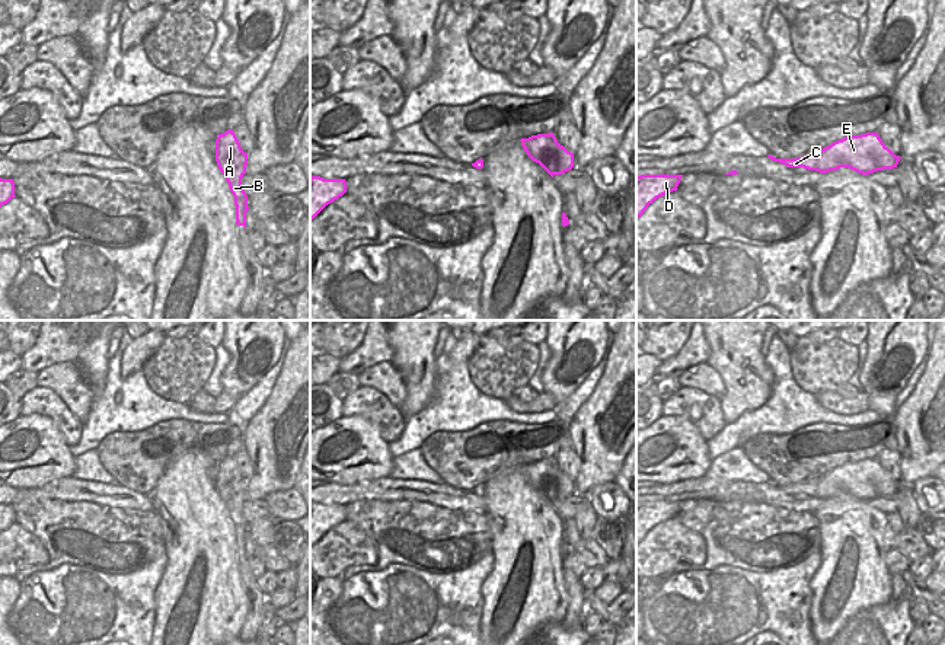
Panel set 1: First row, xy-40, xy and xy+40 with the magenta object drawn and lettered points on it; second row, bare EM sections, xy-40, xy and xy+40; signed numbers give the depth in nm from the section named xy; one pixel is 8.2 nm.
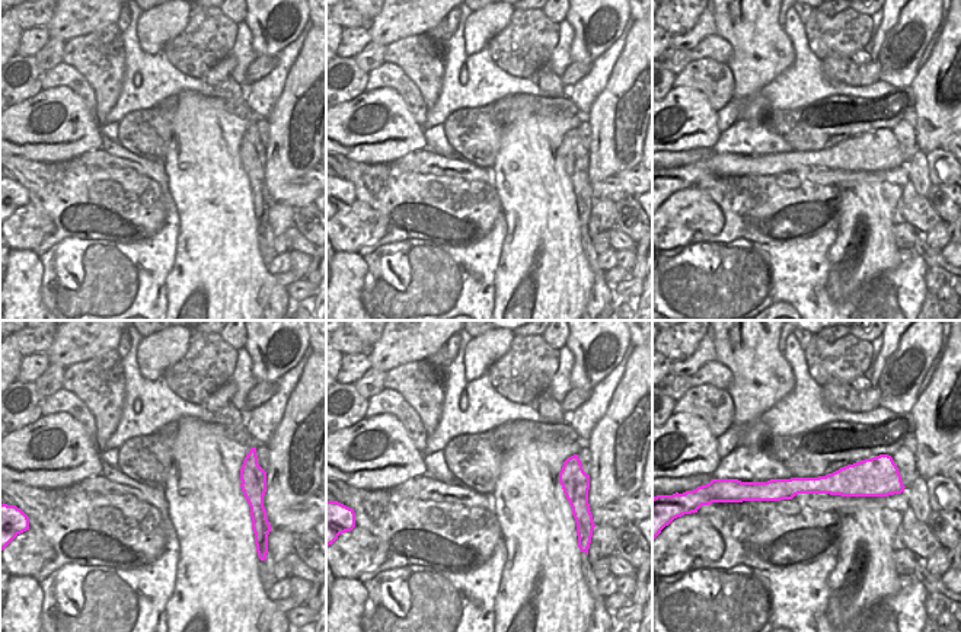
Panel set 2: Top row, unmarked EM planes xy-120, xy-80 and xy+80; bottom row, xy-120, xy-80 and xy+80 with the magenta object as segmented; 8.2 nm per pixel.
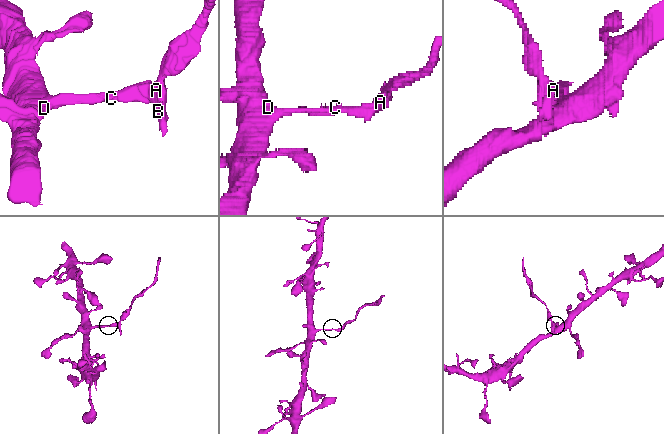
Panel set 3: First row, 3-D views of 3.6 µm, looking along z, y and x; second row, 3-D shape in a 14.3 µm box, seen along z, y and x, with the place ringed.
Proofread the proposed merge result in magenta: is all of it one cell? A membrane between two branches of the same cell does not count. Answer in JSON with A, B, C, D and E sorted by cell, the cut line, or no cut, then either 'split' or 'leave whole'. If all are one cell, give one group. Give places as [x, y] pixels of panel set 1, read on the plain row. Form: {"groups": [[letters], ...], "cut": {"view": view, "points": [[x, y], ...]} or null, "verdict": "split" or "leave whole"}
{"groups": [["A", "B"], ["C", "D", "E"]], "cut": {"view": "xy-40", "points": [[220, 460], [219, 481], [227, 484], [229, 500], [226, 503]]}, "verdict": "split"}

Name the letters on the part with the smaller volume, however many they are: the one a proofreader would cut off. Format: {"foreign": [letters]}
{"foreign": ["A", "B"]}

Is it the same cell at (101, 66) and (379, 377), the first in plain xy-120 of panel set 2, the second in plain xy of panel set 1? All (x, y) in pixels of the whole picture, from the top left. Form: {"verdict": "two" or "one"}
{"verdict": "one"}

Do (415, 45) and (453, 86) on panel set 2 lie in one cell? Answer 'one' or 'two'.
two

